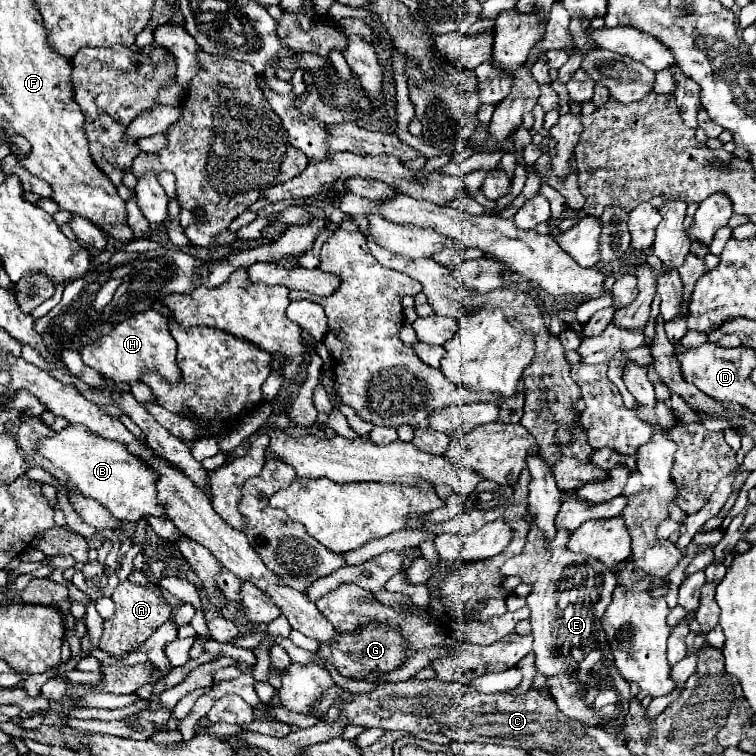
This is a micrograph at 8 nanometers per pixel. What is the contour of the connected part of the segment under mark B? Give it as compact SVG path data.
M68 426L52 438L44 438L36 448L36 454L62 468L68 482L76 486L84 496L98 500L120 522L138 522L144 516L164 516L164 504L156 498L158 472L148 462L128 452L124 442L104 440L86 426Z

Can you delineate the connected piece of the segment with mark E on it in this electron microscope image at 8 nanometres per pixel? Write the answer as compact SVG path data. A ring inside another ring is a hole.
M526 510L524 520L530 524L530 532L526 538L526 546L520 554L522 558L522 582L534 586L532 594L526 598L532 608L532 638L534 638L534 654L536 654L536 668L538 674L546 676L546 684L550 694L558 702L558 708L572 718L578 718L588 724L596 724L600 728L610 730L610 734L620 736L620 722L628 712L630 704L630 688L628 682L622 678L614 664L614 656L610 652L608 638L602 630L602 616L612 602L612 592L616 588L616 574L606 568L600 560L590 558L588 554L574 554L568 550L570 530L556 530L556 538L546 542L546 536L532 520L530 510Z

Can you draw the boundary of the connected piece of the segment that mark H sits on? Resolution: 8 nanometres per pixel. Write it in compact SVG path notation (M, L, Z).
M156 310L132 314L124 322L116 324L110 334L104 334L94 344L80 348L84 364L92 366L114 382L140 380L140 376L146 372L158 372L168 382L178 382L180 370L176 368L176 353L177 343L168 332L168 320Z

